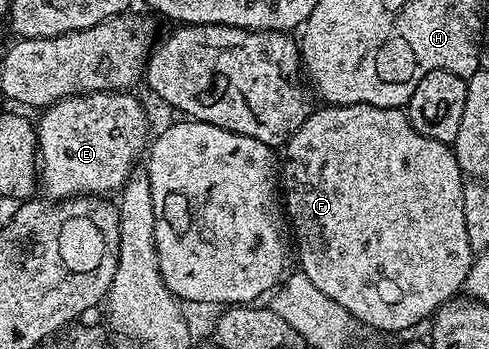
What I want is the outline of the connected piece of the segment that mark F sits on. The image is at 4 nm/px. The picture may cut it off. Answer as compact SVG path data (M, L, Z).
M332 104L330 106L319 106L312 111L310 118L300 126L297 131L292 134L291 141L285 145L285 153L287 157L281 160L281 192L285 197L285 216L289 221L289 228L295 231L295 240L293 236L293 244L299 247L299 264L298 267L307 275L309 282L313 282L313 286L317 286L317 290L321 290L321 294L329 294L329 298L333 298L333 302L337 302L337 306L345 306L345 310L349 310L352 320L360 325L368 324L371 328L376 328L379 332L403 332L406 328L411 328L414 324L419 324L434 316L439 307L447 300L454 300L456 296L464 291L467 283L467 275L471 269L473 253L469 246L469 238L465 234L465 198L463 197L463 185L465 177L459 168L459 163L455 157L452 145L442 144L433 138L425 138L425 134L417 134L417 130L413 130L413 126L409 122L406 111L403 108L382 108L381 106L369 106L368 104Z

